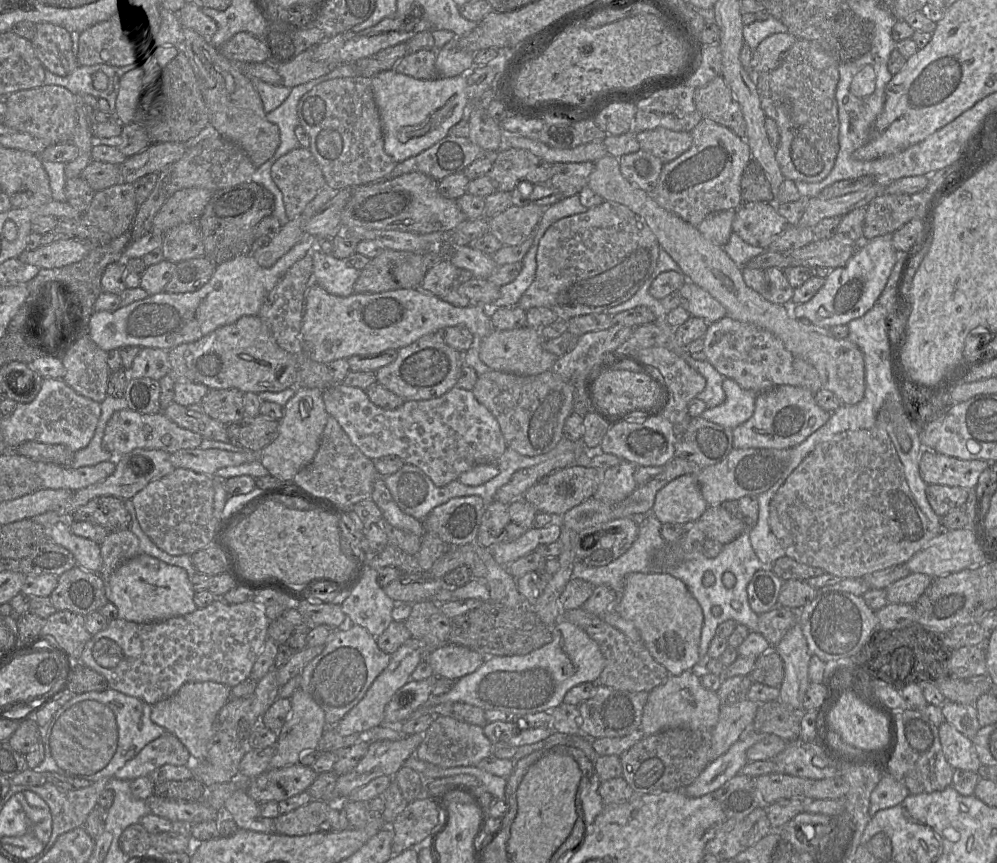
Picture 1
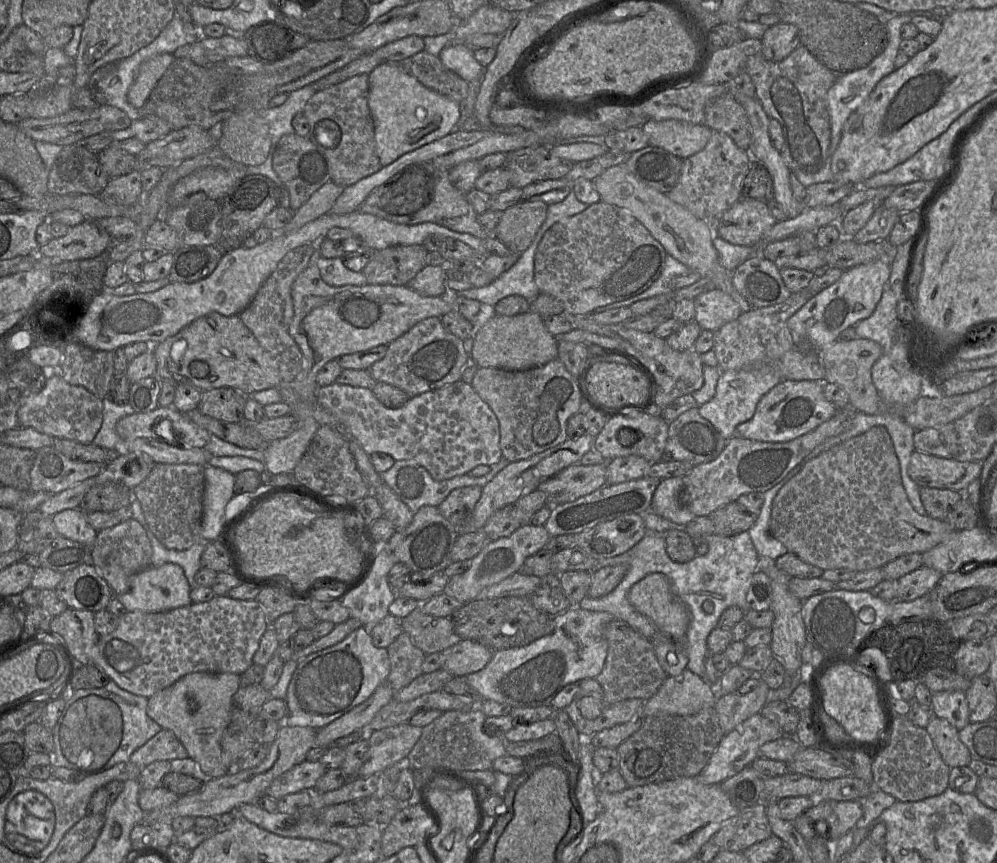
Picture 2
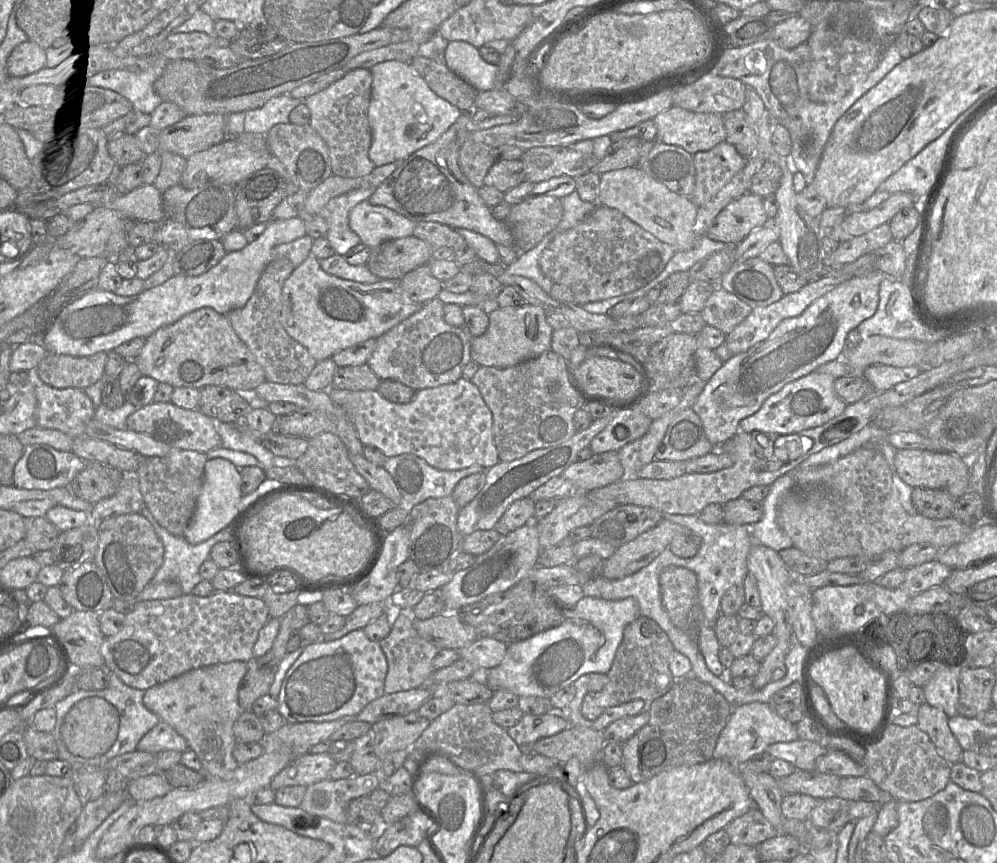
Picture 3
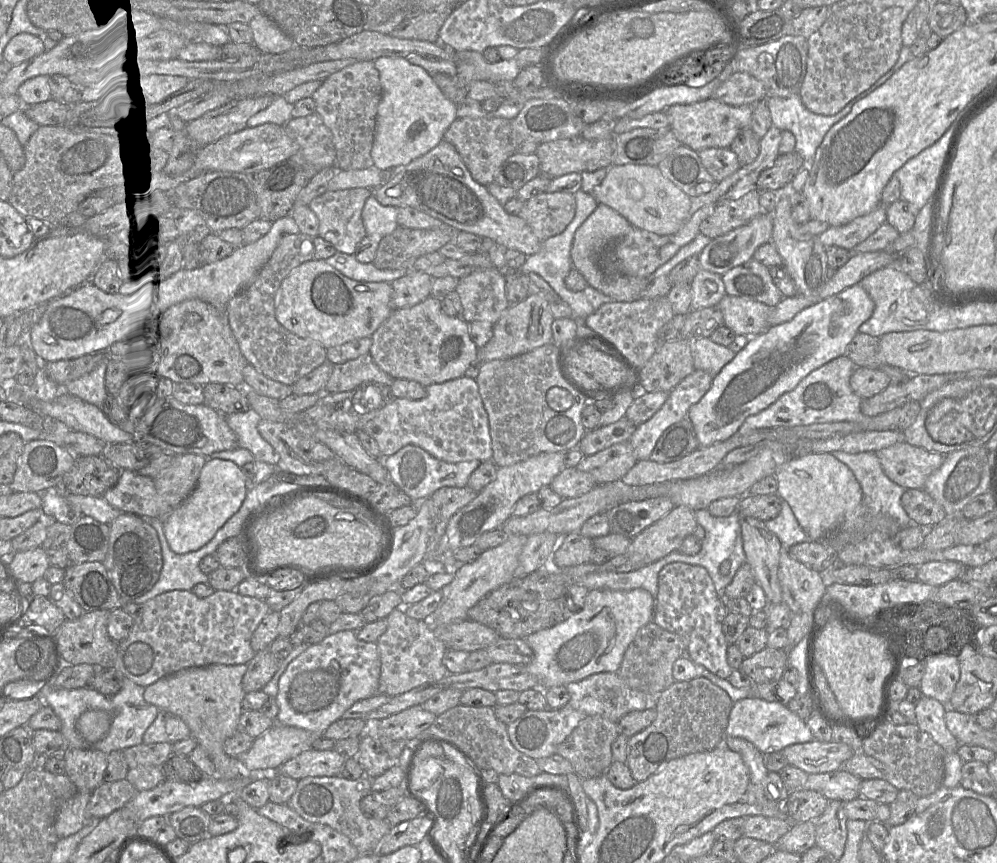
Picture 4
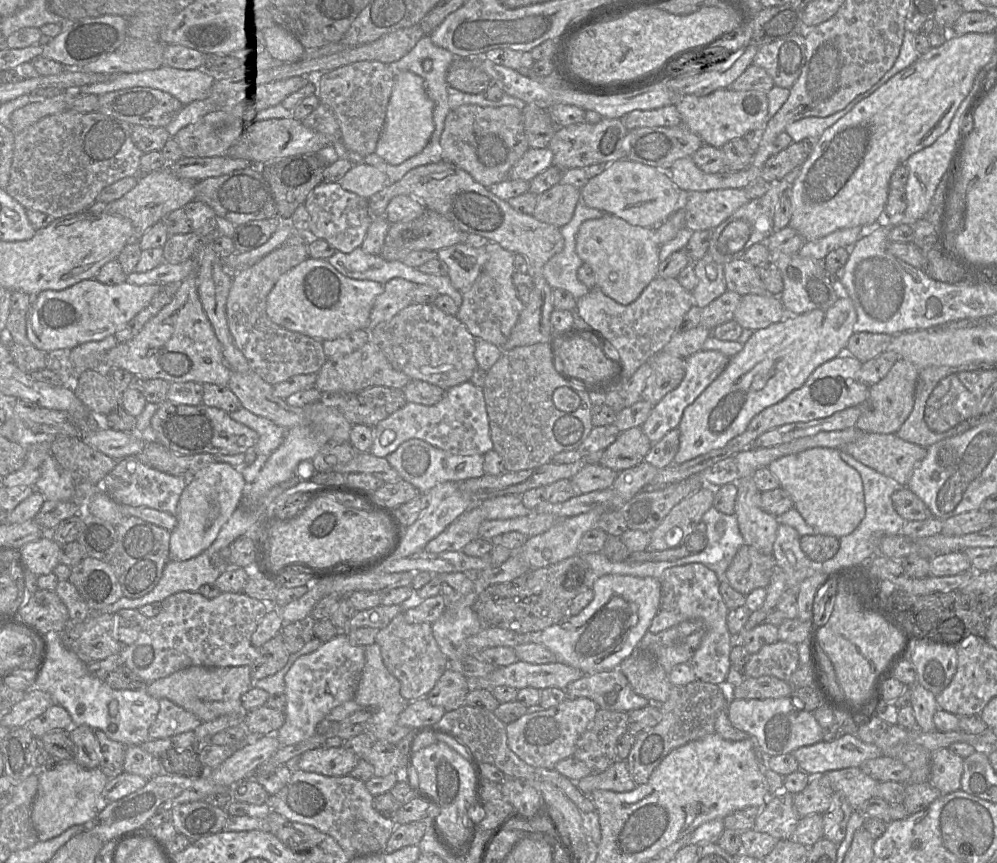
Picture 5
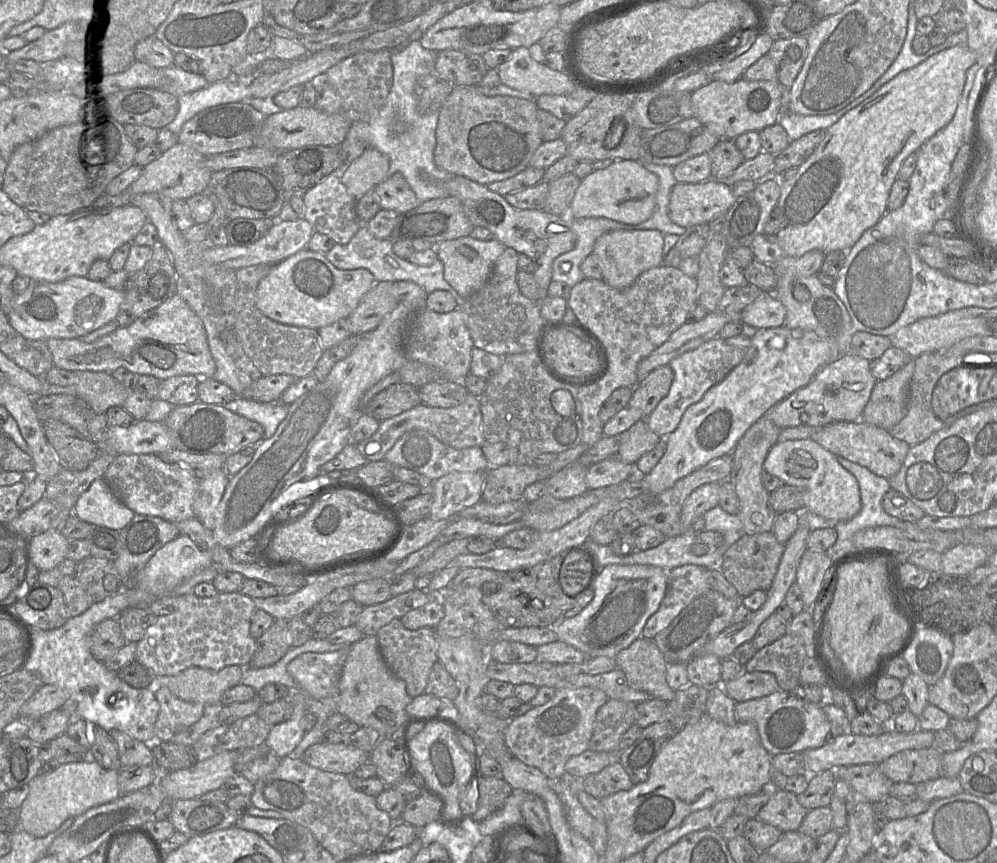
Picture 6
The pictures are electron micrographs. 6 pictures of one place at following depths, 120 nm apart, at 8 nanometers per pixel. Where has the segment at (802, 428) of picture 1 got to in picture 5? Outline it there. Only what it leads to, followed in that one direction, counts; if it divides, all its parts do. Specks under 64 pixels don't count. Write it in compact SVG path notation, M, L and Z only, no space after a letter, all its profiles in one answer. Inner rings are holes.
M846 352L840 353L836 358L817 367L802 387L791 392L782 401L765 408L757 414L750 421L747 429L742 434L731 439L724 447L712 450L684 463L670 464L659 469L651 483L644 489L662 488L698 474L717 462L733 456L746 448L753 447L754 441L764 432L771 429L784 424L809 422L814 419L826 418L836 412L864 403L869 395L869 386L858 380L858 372L862 364L854 356L846 354Z

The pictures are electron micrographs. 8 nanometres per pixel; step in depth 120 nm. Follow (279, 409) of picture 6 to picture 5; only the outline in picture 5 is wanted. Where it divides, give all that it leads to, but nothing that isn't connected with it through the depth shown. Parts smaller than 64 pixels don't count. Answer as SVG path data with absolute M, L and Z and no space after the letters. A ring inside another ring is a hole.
M244 407L230 412L229 416L257 432L258 442L251 448L254 449L257 456L265 455L269 457L282 443L288 430L267 418L253 414Z

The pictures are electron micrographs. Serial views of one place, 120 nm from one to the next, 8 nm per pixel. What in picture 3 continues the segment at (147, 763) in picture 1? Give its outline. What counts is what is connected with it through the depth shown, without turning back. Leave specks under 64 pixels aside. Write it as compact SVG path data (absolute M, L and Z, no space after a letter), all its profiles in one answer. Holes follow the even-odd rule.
M164 721L148 731L138 742L137 750L158 754L165 750L181 753L188 750L186 739Z

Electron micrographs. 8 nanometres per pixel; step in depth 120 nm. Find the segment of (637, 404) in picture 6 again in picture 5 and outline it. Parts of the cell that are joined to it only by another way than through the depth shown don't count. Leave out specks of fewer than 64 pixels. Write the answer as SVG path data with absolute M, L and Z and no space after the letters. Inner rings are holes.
M659 351L649 359L650 375L648 376L641 399L655 406L667 393L681 383L685 375L685 359Z

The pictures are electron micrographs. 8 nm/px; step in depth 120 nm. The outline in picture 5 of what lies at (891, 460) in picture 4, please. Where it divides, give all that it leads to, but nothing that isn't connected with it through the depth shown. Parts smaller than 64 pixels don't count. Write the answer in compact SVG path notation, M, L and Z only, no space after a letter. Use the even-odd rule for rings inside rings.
M864 432L843 451L906 486L915 467L925 458L927 447L904 441L896 434Z

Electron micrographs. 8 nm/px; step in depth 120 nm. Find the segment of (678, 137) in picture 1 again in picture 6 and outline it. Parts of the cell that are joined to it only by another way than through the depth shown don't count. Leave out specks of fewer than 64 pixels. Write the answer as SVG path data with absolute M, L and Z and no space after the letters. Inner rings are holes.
M739 78L733 83L719 80L701 86L691 93L694 117L719 139L734 140L748 132L760 132L778 122L782 86L773 81L748 81Z

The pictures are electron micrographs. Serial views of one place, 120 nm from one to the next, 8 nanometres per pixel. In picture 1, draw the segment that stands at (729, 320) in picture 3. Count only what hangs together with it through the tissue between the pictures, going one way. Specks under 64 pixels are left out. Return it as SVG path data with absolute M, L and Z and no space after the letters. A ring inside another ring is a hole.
M689 280L678 291L681 296L680 305L691 316L702 318L709 324L727 316L726 309L720 302Z

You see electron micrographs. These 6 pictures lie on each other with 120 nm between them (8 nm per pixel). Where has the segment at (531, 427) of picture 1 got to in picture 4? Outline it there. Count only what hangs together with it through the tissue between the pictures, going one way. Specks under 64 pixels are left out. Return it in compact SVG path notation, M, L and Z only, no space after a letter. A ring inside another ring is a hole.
M551 342L514 357L481 362L475 381L488 414L492 460L498 467L514 465L544 452L568 452L578 448L581 439L586 434L581 414L591 400L585 399L562 378L560 353L557 346Z

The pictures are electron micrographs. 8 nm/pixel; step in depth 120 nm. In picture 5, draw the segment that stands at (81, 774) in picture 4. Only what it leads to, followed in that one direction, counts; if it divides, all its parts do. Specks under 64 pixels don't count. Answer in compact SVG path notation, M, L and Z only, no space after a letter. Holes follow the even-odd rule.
M86 725L72 726L69 736L74 744L73 761L84 768L99 767L101 750L95 731Z

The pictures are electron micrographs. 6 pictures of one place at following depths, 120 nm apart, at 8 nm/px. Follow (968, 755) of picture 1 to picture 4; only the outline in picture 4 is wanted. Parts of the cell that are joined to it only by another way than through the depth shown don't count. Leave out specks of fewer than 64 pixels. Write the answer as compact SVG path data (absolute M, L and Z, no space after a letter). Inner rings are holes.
M923 695L915 705L914 723L927 732L946 753L954 753L960 744L946 726L947 706L934 698Z

